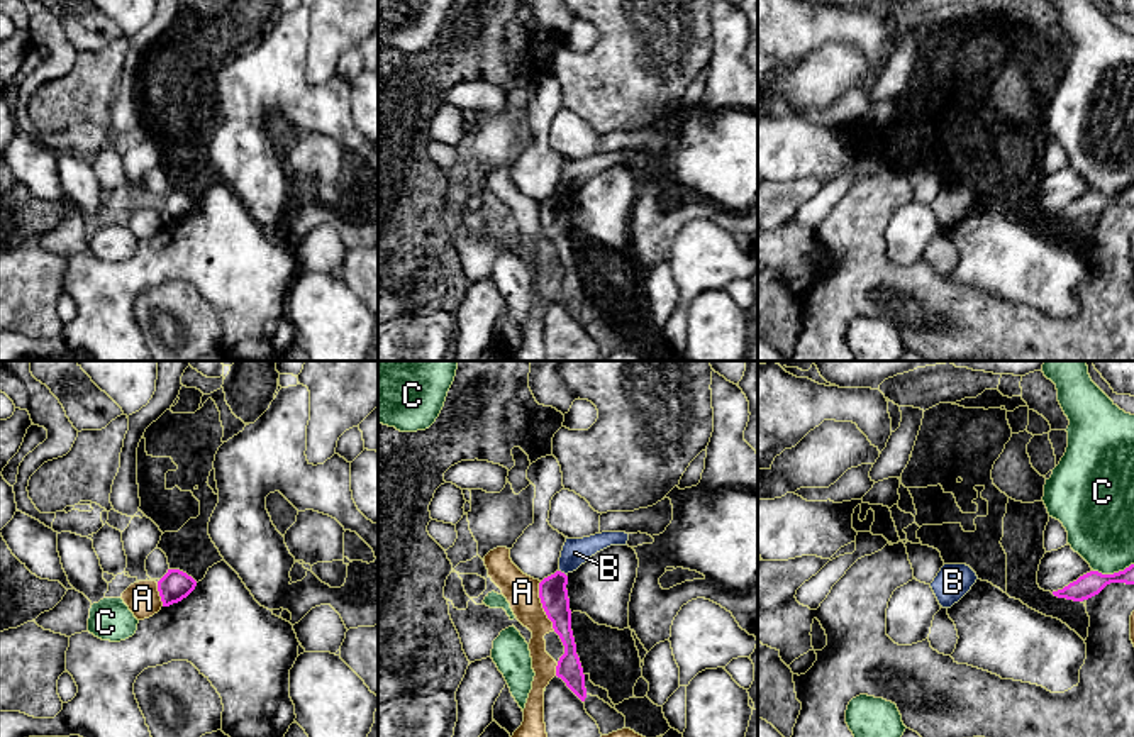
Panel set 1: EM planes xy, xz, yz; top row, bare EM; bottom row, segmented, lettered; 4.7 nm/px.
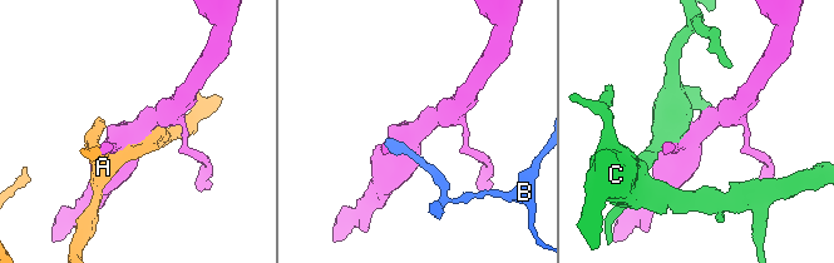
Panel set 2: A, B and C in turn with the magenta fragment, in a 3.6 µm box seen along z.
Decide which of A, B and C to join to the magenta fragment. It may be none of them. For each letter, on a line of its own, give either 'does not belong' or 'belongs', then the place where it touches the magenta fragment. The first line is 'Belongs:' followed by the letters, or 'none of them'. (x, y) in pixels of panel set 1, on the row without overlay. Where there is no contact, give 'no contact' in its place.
Belongs: none of them
A: does not belong; meets magenta in xz at (543, 226)
B: does not belong; meets magenta in xz at (563, 193)
C: does not belong; meets magenta in yz at (1114, 193)

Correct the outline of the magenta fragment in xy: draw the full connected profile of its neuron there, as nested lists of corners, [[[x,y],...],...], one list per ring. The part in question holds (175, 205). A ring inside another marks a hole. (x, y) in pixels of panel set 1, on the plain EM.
[[[168,190],[168,193],[158,202],[158,212],[163,222],[163,227],[186,219],[197,207],[197,202],[180,190]]]

